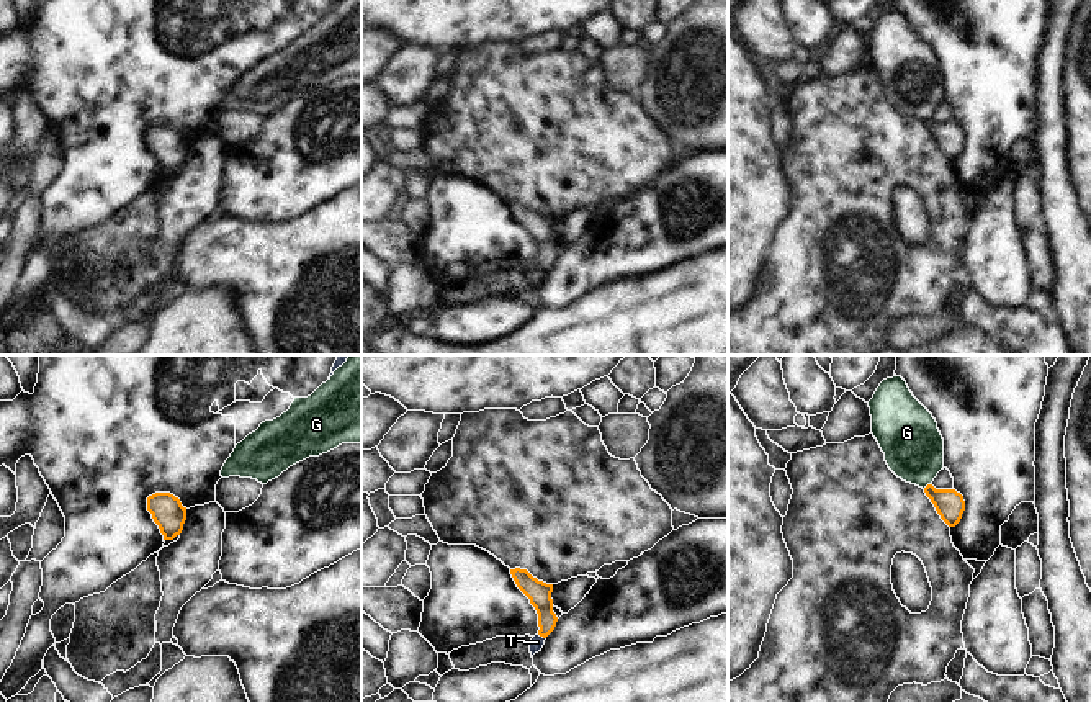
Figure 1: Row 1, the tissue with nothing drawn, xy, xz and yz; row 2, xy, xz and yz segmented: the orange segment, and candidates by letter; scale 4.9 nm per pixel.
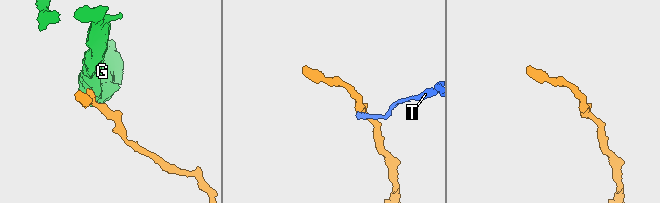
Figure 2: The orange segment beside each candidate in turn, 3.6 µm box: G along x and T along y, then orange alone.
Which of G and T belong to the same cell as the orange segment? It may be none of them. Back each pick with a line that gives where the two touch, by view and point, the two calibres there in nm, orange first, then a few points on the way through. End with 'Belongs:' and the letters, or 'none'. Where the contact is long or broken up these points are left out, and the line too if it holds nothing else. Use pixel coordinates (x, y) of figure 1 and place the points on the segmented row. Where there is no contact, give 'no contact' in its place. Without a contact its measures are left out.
Belongs: none

